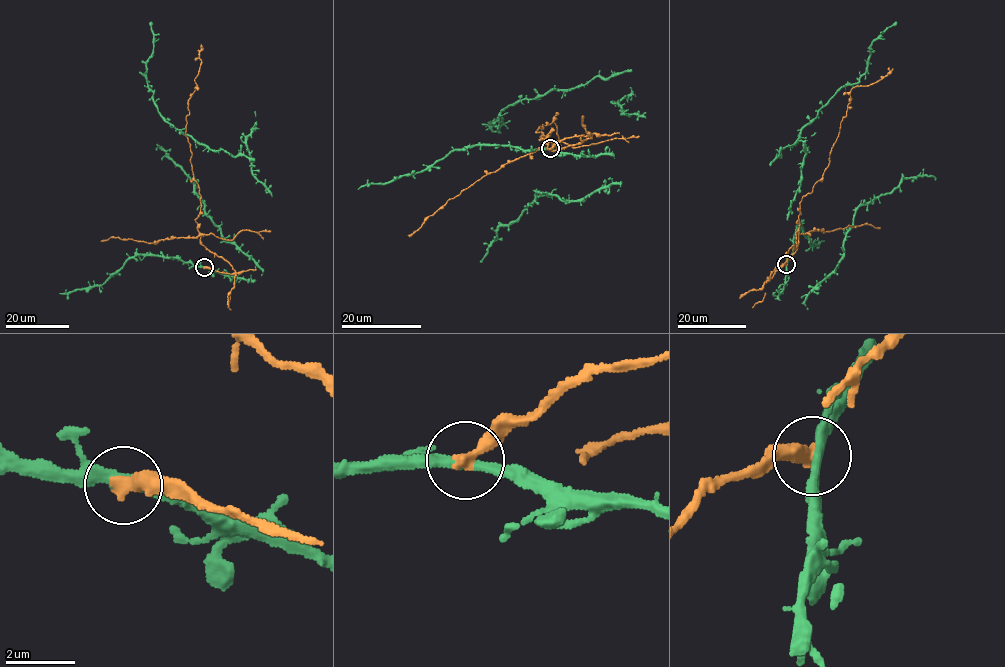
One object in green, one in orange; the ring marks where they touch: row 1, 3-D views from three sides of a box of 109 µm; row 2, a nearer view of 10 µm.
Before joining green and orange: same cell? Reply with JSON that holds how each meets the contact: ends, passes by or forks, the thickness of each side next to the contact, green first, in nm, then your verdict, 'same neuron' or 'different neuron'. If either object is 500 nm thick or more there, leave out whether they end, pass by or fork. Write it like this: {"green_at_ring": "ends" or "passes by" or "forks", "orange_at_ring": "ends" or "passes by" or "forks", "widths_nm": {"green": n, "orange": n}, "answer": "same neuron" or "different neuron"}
{"green_at_ring": "passes by", "orange_at_ring": "ends", "widths_nm": {"green": 320, "orange": 400}, "answer": "different neuron"}

